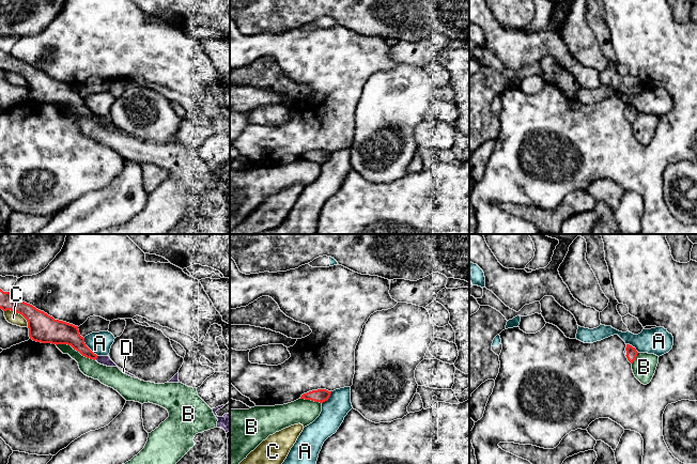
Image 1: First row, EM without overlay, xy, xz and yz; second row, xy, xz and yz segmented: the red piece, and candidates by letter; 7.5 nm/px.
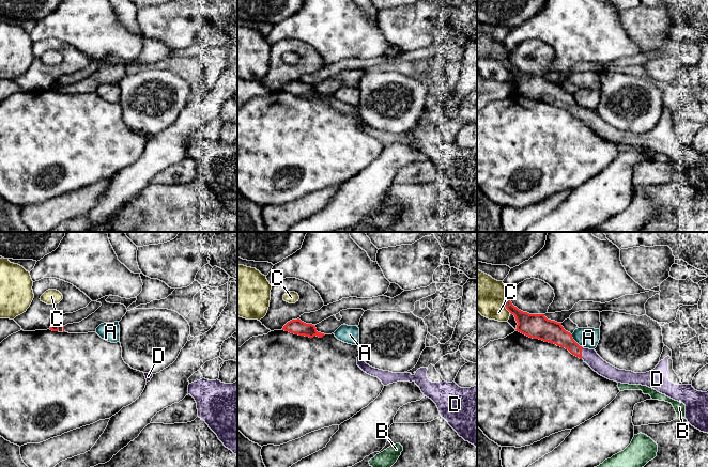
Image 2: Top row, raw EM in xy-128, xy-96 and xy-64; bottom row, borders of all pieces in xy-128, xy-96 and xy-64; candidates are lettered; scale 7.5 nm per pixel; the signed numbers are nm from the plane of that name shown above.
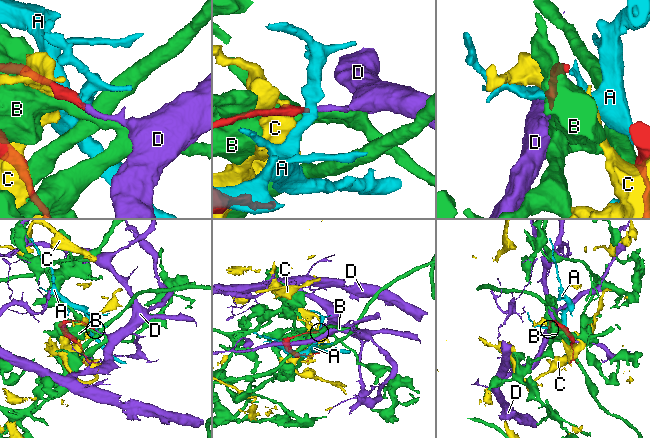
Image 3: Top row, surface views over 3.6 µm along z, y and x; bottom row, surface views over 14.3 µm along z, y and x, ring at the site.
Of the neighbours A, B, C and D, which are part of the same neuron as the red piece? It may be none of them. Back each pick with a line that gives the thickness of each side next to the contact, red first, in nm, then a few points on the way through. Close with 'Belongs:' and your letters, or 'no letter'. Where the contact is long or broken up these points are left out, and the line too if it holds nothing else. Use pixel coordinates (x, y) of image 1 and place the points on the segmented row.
D: 140/70 nm | across xy (71, 336), (95, 358), (105, 360)
Belongs: D

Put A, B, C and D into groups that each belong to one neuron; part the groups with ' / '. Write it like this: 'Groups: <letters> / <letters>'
Groups: A / B / C / D

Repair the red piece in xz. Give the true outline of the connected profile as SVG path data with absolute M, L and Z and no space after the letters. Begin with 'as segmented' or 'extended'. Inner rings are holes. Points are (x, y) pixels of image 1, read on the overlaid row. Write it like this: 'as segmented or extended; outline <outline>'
as segmented; outline M317 389L301 395L300 399L323 403L328 400L330 393L331 391L328 391L326 389Z

